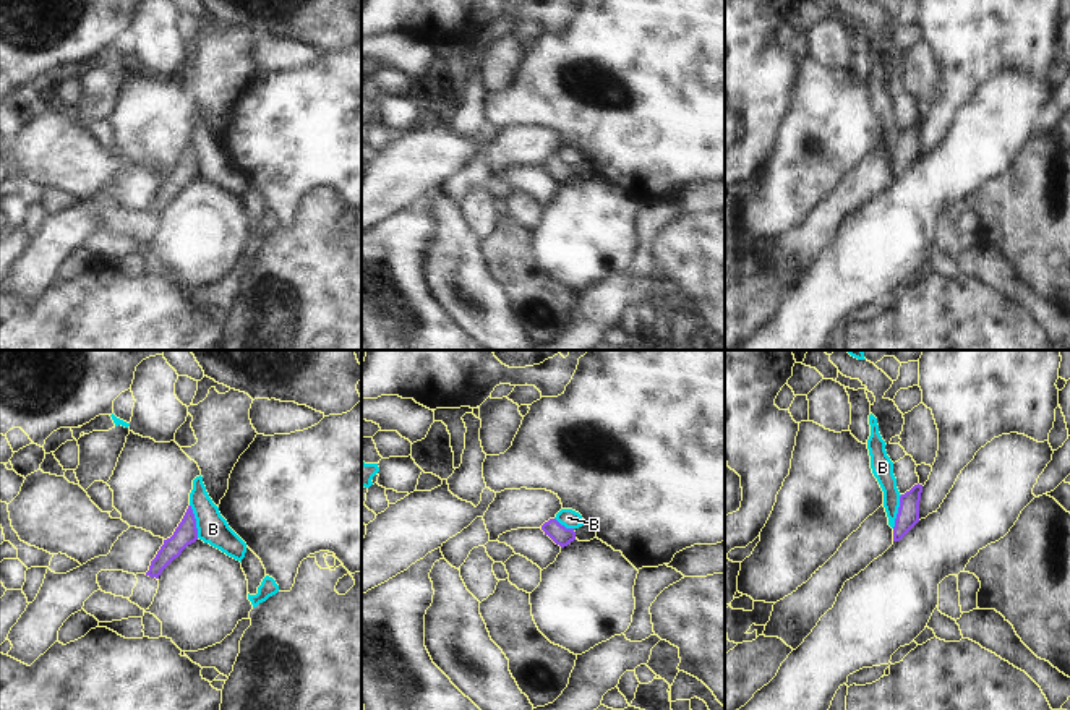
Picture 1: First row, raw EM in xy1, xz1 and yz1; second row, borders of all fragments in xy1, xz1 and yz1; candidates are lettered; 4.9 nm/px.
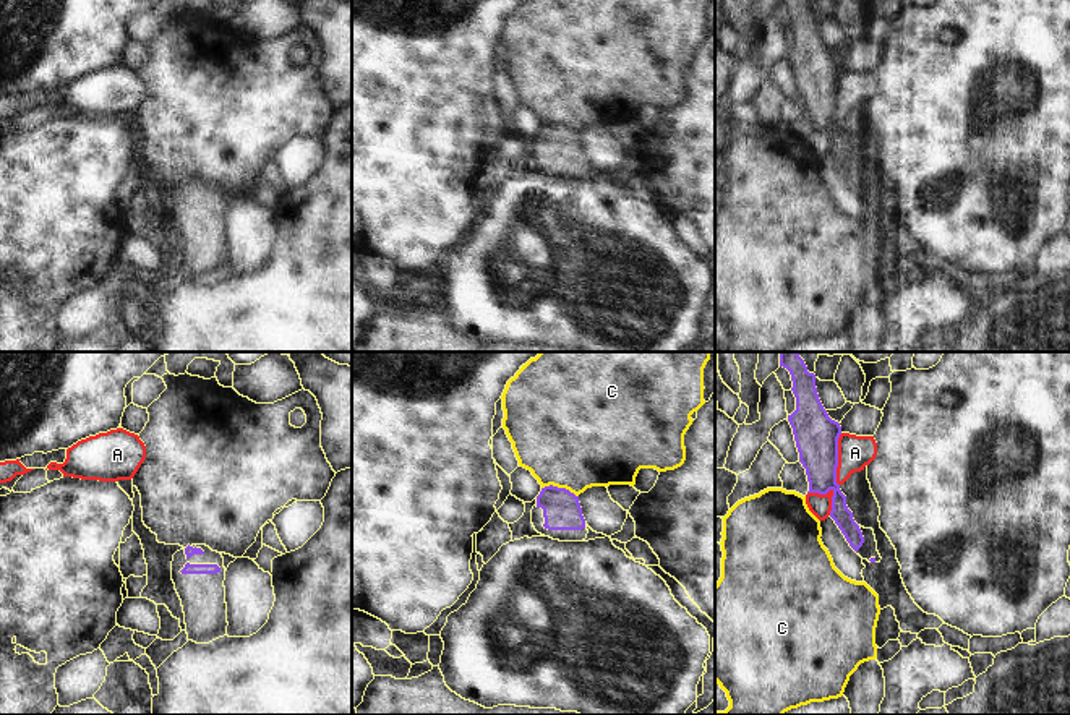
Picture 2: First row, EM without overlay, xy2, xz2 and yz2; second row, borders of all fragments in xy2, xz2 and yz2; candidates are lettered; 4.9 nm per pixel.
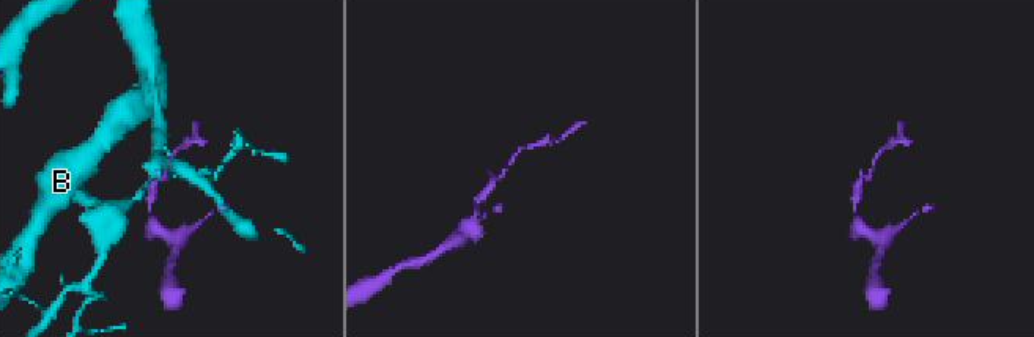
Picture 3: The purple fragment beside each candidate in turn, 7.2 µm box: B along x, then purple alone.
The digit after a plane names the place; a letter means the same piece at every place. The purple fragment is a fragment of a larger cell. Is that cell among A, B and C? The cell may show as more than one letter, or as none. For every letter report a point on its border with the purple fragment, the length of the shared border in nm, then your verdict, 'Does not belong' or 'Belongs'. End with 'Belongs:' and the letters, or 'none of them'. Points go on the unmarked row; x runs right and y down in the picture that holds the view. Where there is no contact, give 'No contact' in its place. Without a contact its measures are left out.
A: Touches purple at yz2 (837, 96). Shared border 260 nm. Does not belong
B: Touches purple at yz1 (898, 148). Shared border 180 nm. Does not belong
C: Touches purple at xz2 (560, 125). Shared border 190 nm. Does not belong
Belongs: none of them.

